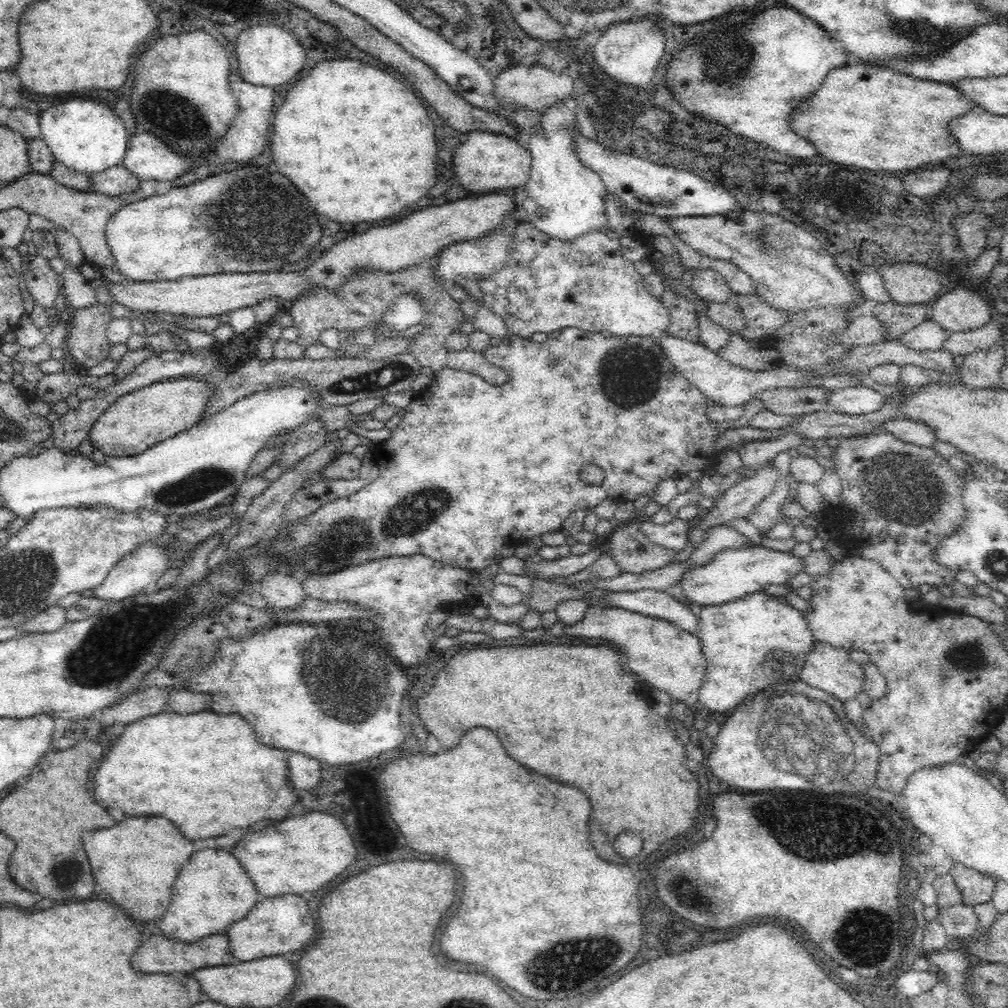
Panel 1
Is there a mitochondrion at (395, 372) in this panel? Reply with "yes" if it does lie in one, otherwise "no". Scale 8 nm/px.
yes

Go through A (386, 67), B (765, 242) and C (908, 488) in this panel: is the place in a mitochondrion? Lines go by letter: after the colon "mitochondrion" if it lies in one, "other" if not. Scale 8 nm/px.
A: other
B: mitochondrion
C: mitochondrion

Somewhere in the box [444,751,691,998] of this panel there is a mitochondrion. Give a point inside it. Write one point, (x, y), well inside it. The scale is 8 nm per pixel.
(572, 965)

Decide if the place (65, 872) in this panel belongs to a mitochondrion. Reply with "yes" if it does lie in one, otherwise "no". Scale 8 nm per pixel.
yes

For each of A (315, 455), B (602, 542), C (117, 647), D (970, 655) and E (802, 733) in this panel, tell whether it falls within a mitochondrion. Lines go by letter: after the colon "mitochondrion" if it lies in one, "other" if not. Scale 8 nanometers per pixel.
A: other
B: other
C: mitochondrion
D: mitochondrion
E: mitochondrion

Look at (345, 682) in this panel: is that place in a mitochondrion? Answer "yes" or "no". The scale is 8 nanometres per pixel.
yes

